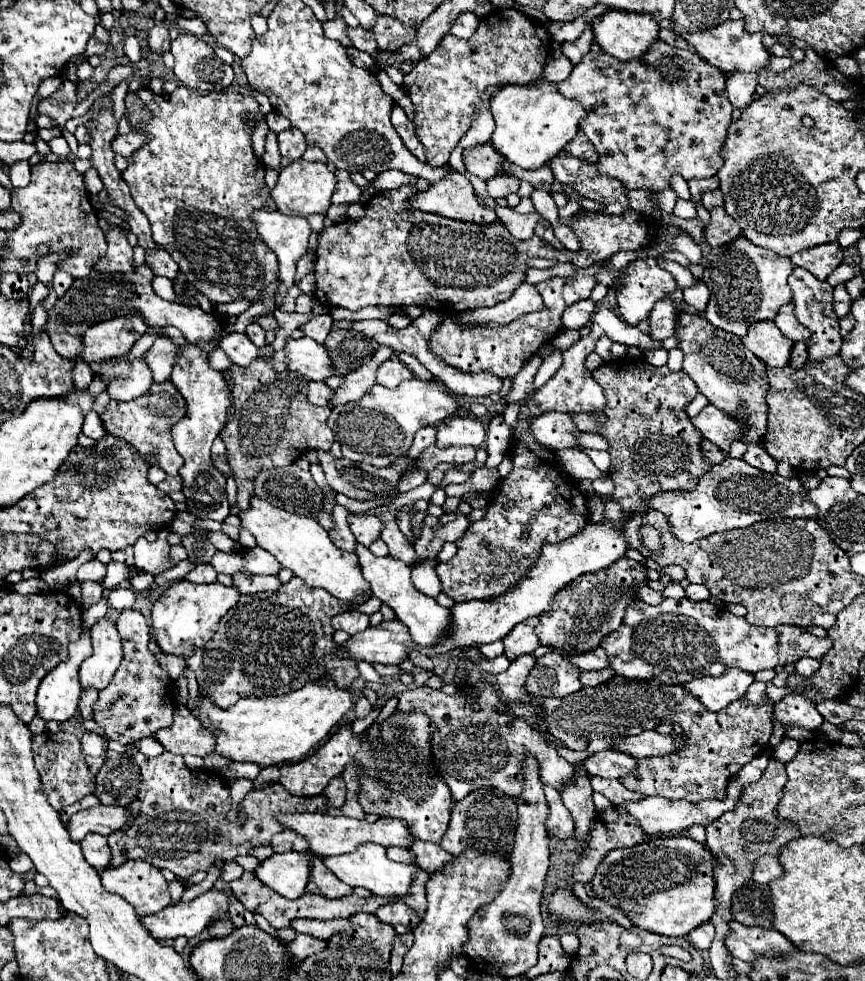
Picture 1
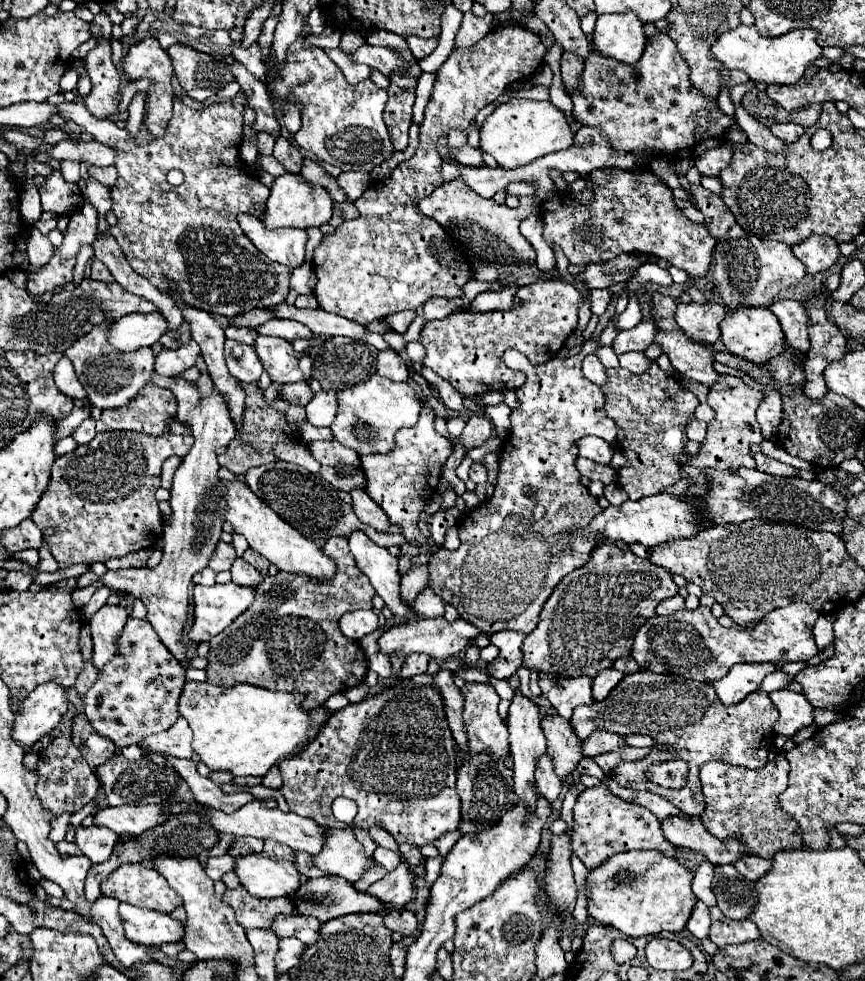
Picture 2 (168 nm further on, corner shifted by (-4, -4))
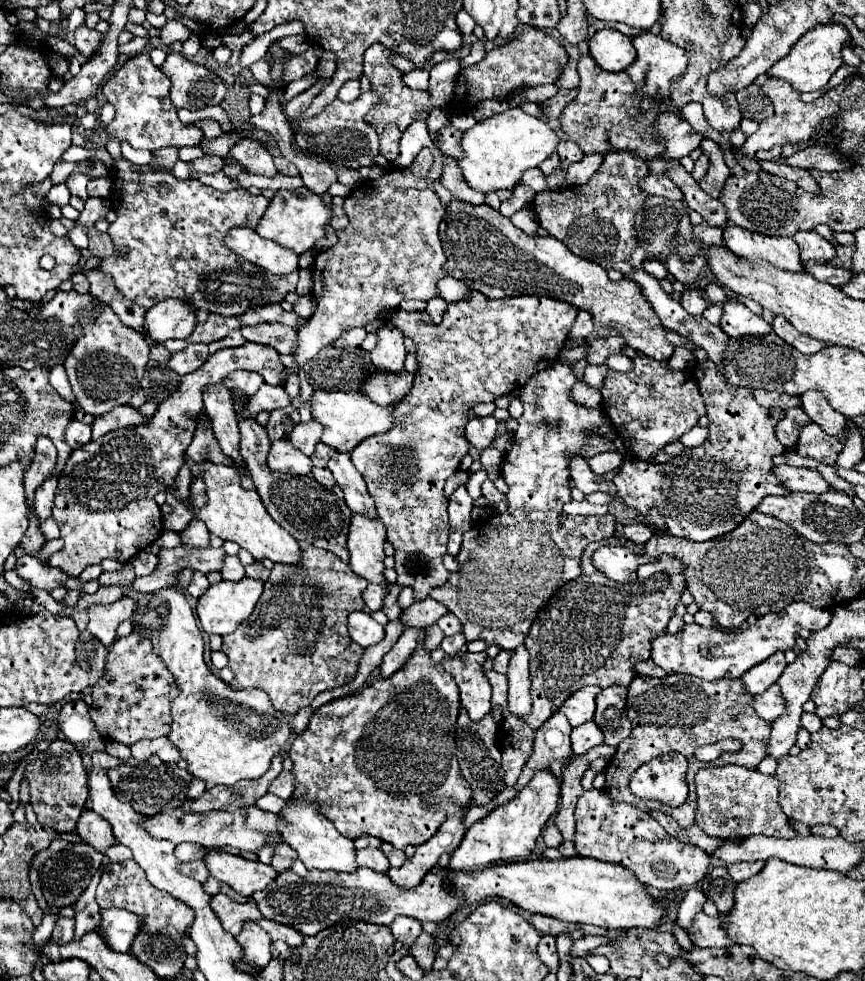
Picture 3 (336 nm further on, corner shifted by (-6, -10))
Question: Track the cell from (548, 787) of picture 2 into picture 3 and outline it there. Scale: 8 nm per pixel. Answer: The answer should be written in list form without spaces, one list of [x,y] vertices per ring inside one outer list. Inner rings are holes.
[[[563,714],[551,716],[537,732],[533,740],[533,754],[525,762],[519,776],[519,786],[526,786],[537,768],[549,768],[551,760],[567,760],[573,750],[569,742],[571,726]]]

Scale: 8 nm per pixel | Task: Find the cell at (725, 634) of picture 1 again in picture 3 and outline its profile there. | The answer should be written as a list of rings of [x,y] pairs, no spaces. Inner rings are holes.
[[[793,602],[785,606],[781,612],[765,614],[763,618],[757,618],[753,626],[747,626],[741,634],[723,634],[721,630],[703,628],[699,624],[685,626],[679,634],[665,634],[653,642],[651,660],[677,674],[691,674],[703,680],[719,680],[719,678],[741,678],[749,668],[755,664],[761,664],[777,650],[787,650],[795,646],[795,632],[807,628],[807,630],[821,630],[829,624],[831,612],[819,610],[809,606],[807,602]]]

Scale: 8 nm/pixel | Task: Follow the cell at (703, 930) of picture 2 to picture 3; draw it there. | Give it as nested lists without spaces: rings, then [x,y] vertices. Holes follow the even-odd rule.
[[[693,886],[689,892],[687,892],[687,896],[683,898],[683,902],[681,902],[681,906],[679,906],[679,914],[677,914],[677,924],[681,926],[681,928],[689,928],[689,924],[693,922],[693,916],[697,914],[697,912],[701,912],[701,908],[703,908],[703,902],[707,900],[707,896],[703,894],[703,890],[701,888],[697,888],[697,886]]]

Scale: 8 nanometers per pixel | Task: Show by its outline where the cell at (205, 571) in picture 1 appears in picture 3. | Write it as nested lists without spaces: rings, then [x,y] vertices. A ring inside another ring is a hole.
[[[195,572],[195,574],[193,574],[193,582],[189,584],[187,592],[189,592],[193,598],[199,598],[201,594],[205,594],[207,588],[209,588],[209,580],[205,578],[205,574],[203,574],[203,572]]]

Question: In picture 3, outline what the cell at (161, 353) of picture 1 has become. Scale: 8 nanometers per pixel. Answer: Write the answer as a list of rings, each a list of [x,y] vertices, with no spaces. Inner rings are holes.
[[[189,344],[187,348],[183,348],[181,352],[175,352],[169,358],[169,368],[181,376],[195,372],[201,364],[205,364],[205,360],[209,358],[209,350],[205,344]]]

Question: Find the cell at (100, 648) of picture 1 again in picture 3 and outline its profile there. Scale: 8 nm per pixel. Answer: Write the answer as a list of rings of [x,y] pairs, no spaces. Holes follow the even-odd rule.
[[[123,596],[121,600],[107,604],[107,606],[91,606],[87,610],[89,624],[87,630],[97,636],[105,646],[111,646],[115,642],[115,632],[121,622],[131,618],[135,608],[135,600],[131,596]]]

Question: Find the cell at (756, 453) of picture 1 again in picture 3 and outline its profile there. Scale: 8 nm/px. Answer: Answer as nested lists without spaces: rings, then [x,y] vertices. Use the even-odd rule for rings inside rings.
[[[777,466],[775,476],[785,484],[789,490],[803,490],[803,492],[829,492],[829,482],[813,468],[797,468],[797,466]]]

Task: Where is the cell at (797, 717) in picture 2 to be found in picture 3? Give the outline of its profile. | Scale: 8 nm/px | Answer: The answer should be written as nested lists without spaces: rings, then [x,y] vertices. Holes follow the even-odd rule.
[[[773,684],[769,690],[765,690],[763,694],[755,694],[753,696],[753,710],[757,712],[757,716],[761,716],[767,722],[777,720],[777,716],[781,716],[781,712],[785,710],[785,702],[781,700],[781,692],[779,686]]]

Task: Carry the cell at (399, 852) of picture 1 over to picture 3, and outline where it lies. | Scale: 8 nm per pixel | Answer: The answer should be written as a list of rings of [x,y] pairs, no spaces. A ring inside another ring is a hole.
[[[361,848],[355,852],[357,854],[357,864],[377,870],[377,872],[387,872],[389,870],[389,862],[387,858],[377,850],[377,848]]]

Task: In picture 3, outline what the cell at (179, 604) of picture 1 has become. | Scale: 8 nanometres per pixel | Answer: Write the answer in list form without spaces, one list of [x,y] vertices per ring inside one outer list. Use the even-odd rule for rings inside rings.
[[[245,576],[239,582],[221,580],[217,584],[211,584],[209,590],[199,598],[199,604],[197,604],[197,616],[203,626],[203,632],[219,634],[219,636],[235,632],[235,628],[253,612],[261,592],[263,592],[263,582],[249,578],[249,576]]]

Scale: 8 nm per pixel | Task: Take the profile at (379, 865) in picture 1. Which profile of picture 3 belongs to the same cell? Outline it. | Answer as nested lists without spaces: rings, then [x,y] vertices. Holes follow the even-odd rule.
[[[301,796],[297,800],[289,798],[285,808],[279,812],[279,818],[281,820],[277,822],[277,828],[281,830],[281,836],[297,852],[299,860],[307,866],[307,870],[313,870],[313,868],[315,870],[337,870],[337,872],[357,870],[353,840],[341,836],[337,828],[319,812],[317,804],[309,800],[301,800]]]

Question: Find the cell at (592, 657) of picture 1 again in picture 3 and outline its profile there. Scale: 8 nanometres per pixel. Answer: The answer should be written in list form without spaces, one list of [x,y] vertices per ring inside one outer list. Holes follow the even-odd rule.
[[[647,660],[647,662],[641,662],[637,664],[637,672],[641,676],[655,676],[655,678],[665,678],[669,672],[665,672],[663,668],[659,668],[657,664],[653,664],[653,660]]]

